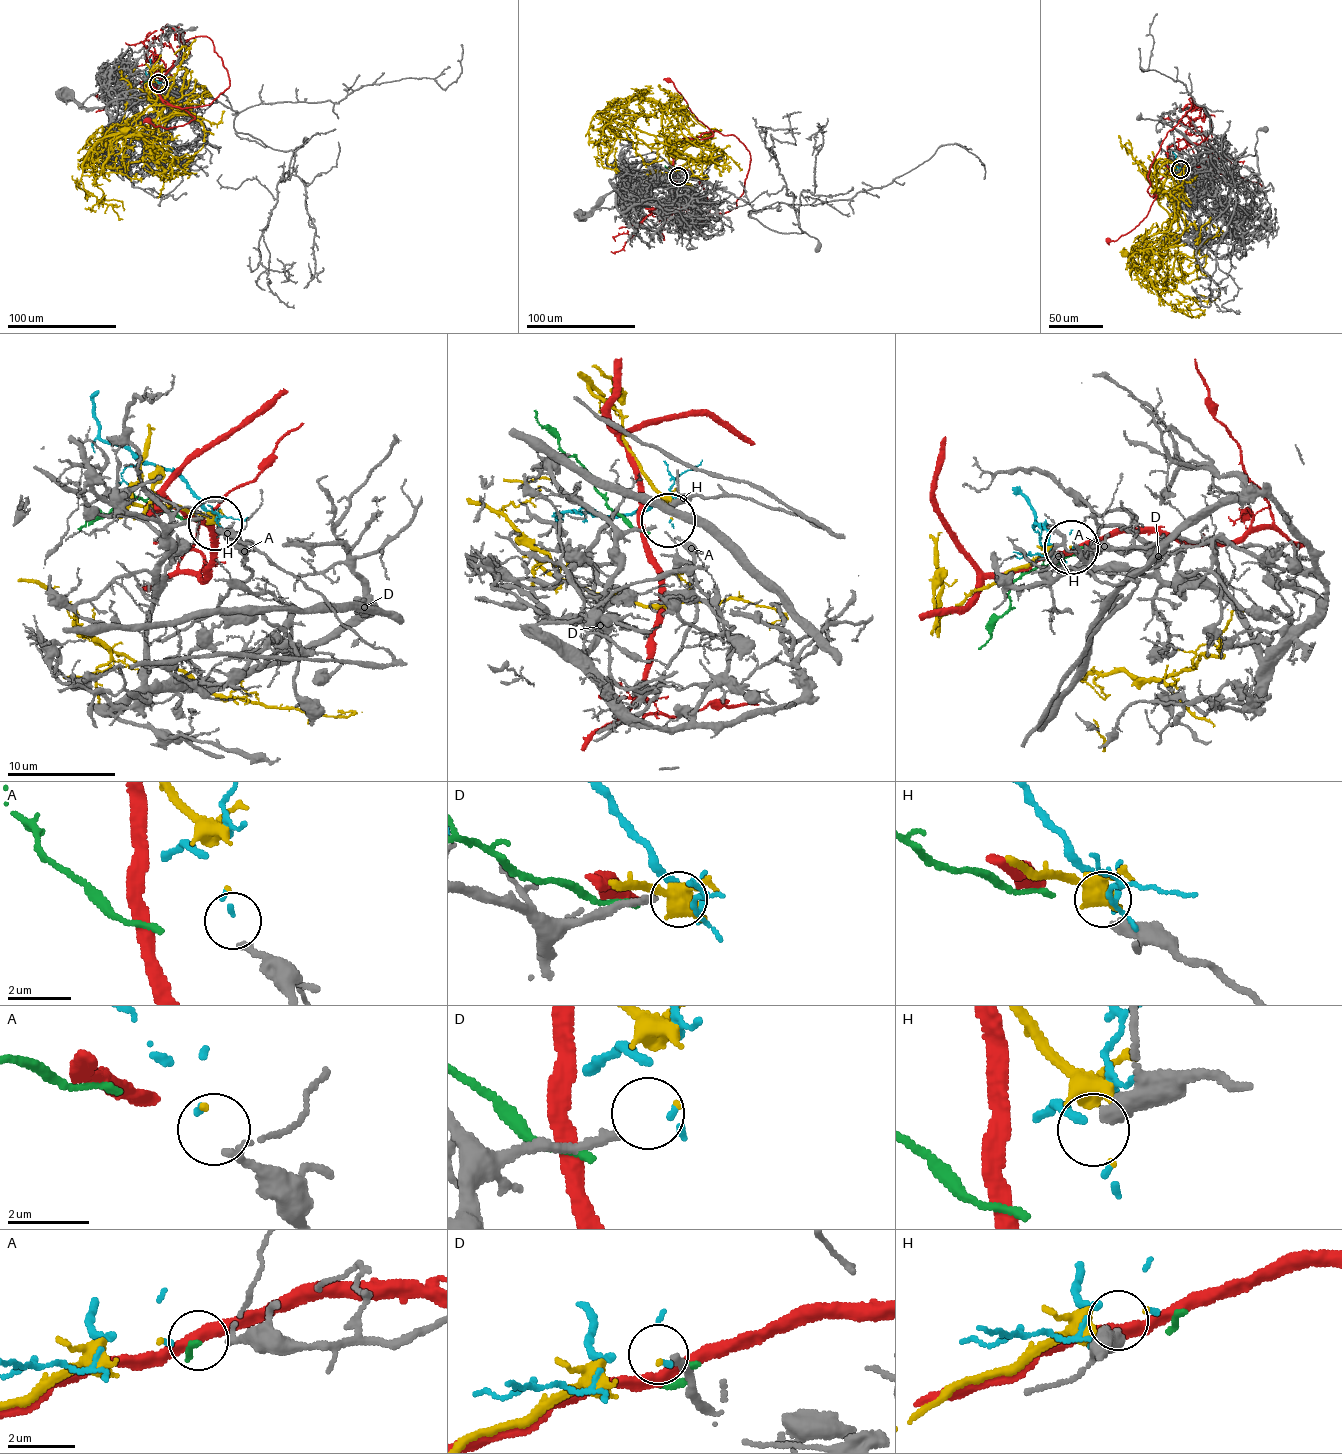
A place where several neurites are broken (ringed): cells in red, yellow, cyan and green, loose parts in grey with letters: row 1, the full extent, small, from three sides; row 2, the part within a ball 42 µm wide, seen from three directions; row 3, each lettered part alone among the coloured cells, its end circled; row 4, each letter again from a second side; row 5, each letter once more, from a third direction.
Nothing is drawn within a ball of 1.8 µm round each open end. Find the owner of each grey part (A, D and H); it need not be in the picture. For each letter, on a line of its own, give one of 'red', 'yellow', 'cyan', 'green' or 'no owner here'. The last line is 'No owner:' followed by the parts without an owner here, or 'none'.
A: cyan
D: no owner here
H: no owner here
No owner: D, H

